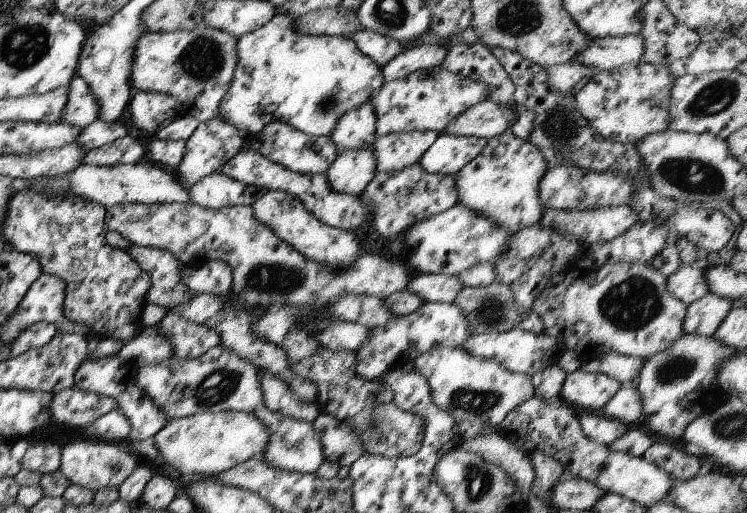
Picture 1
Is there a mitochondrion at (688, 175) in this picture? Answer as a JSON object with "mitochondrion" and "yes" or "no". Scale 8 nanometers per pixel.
{"mitochondrion":"yes"}

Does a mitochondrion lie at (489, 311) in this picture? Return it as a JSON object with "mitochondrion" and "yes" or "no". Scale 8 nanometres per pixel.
{"mitochondrion":"yes"}

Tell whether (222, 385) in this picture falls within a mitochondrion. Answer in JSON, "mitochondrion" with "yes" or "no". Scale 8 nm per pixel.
{"mitochondrion":"yes"}

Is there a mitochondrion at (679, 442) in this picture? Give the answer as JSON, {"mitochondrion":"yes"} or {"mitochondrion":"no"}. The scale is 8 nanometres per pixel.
{"mitochondrion":"no"}

